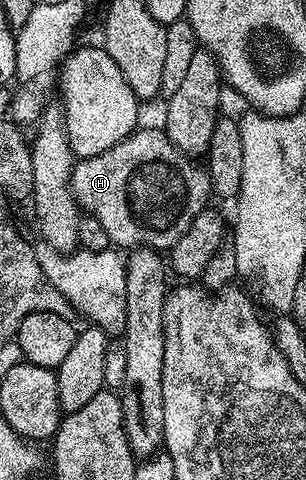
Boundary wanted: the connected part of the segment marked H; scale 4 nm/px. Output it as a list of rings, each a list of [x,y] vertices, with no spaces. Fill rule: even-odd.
[[[141,126],[139,129],[126,136],[118,145],[106,149],[106,153],[98,153],[94,157],[76,159],[72,165],[72,196],[76,198],[76,205],[81,212],[98,217],[99,223],[106,228],[106,237],[109,244],[117,248],[139,249],[140,237],[148,239],[146,233],[136,231],[132,219],[128,217],[126,211],[126,199],[124,199],[124,189],[132,185],[136,179],[140,179],[146,173],[146,161],[148,159],[168,159],[170,163],[178,165],[188,173],[190,185],[188,187],[188,205],[192,203],[194,217],[202,213],[209,206],[208,197],[213,194],[211,181],[207,170],[203,166],[197,167],[189,156],[183,153],[168,140],[168,136],[163,130],[152,127]]]

